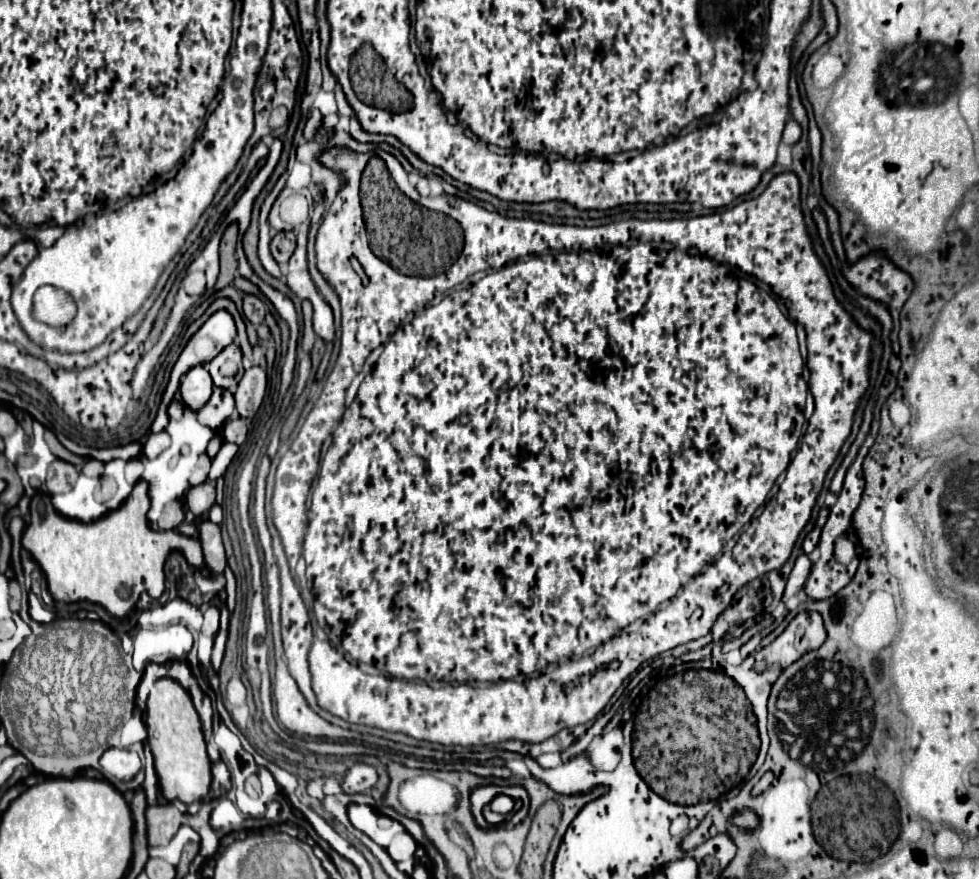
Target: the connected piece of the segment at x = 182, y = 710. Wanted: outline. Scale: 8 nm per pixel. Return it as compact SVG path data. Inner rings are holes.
M159 678L147 698L147 744L155 760L155 772L159 778L159 788L165 800L181 800L191 804L203 800L211 786L211 760L205 750L205 740L201 732L199 716L185 688L171 680Z

